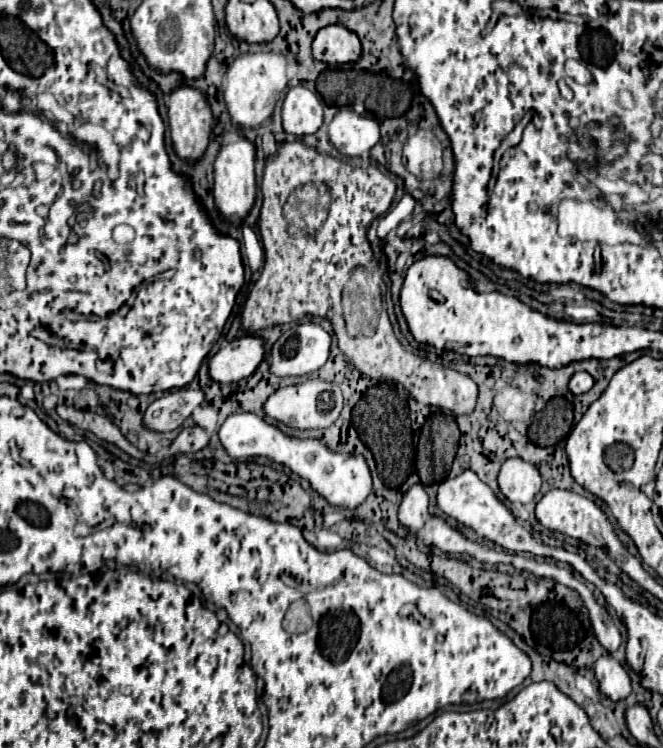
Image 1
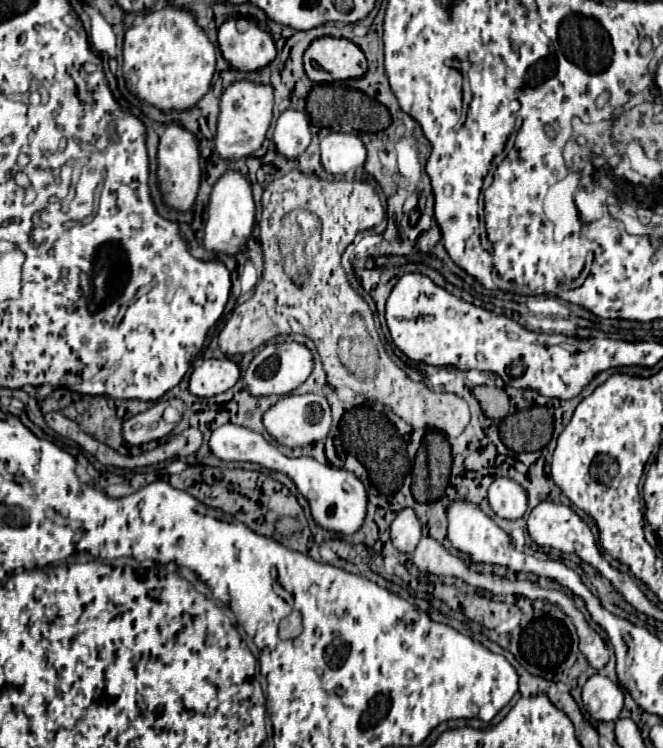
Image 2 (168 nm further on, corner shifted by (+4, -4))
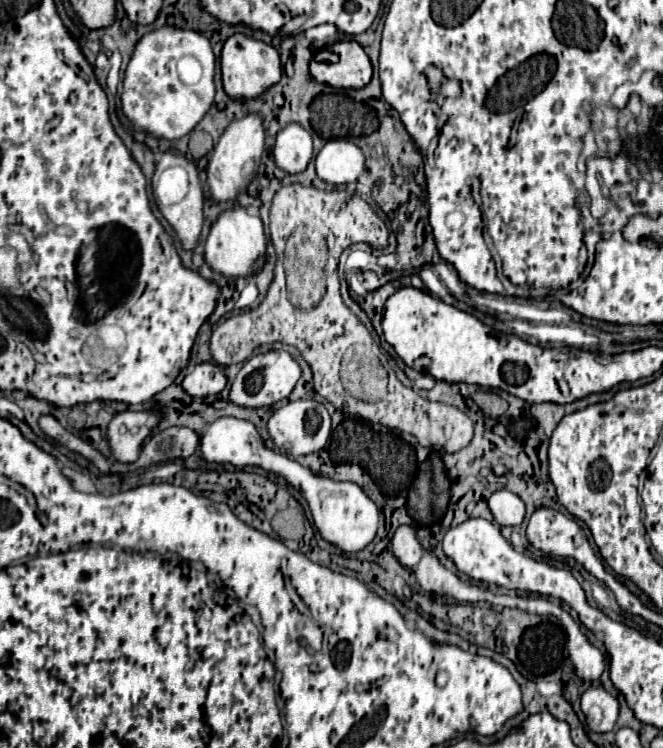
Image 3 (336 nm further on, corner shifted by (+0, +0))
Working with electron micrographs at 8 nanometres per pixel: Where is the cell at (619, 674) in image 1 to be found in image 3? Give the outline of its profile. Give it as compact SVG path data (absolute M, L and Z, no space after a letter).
M599 682L593 684L581 696L581 710L587 718L587 726L595 732L609 732L619 716L619 700L609 694Z

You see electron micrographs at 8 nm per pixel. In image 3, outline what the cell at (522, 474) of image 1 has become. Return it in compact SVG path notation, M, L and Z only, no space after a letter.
M501 488L491 494L489 510L497 524L501 526L519 526L525 516L525 502L507 488Z

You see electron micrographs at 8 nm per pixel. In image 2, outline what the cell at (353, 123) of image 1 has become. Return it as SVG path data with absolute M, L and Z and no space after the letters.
M331 132L321 140L321 164L327 174L343 176L365 162L365 146L357 134Z

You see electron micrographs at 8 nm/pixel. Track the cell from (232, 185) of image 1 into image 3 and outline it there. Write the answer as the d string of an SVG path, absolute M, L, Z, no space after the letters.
M233 206L219 214L211 224L205 242L205 262L225 276L249 276L265 264L265 232L261 218L249 214L247 206Z

